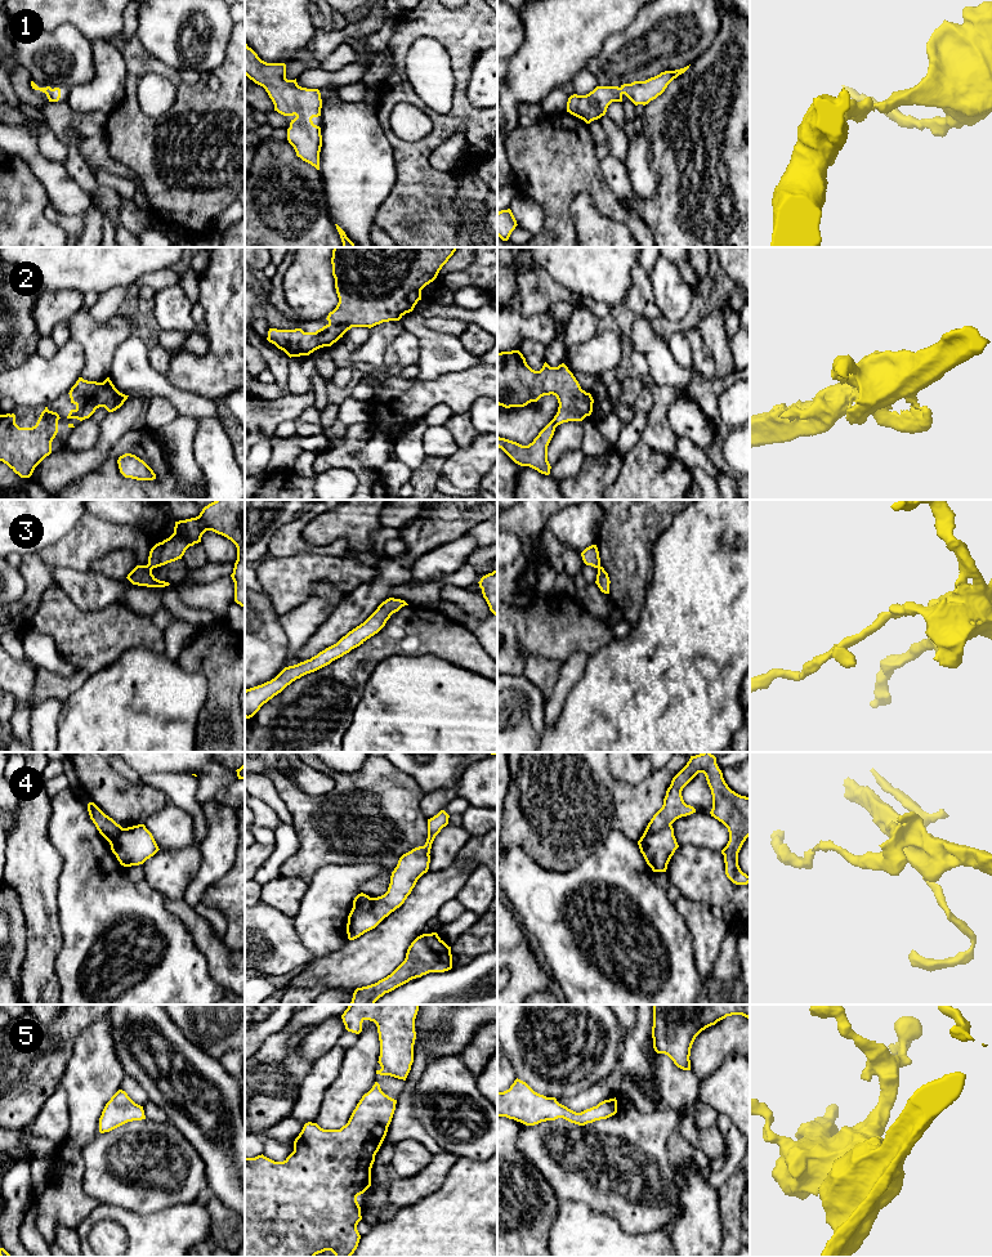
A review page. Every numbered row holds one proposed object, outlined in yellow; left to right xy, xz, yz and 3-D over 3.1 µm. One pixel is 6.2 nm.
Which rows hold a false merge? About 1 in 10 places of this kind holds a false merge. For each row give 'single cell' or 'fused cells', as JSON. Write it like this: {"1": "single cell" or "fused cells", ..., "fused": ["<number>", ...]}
{"1": "single cell", "2": "single cell", "3": "fused cells", "4": "fused cells", "5": "single cell", "fused": ["3", "4"]}

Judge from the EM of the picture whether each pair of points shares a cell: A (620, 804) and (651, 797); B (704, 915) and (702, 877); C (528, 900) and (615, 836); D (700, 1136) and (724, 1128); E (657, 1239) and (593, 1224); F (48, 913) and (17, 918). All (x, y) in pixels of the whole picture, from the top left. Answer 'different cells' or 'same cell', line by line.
A: same cell
B: different cells
C: same cell
D: different cells
E: same cell
F: different cells

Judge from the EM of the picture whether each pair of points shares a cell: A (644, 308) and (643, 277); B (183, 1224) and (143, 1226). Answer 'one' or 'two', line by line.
A: one
B: one

